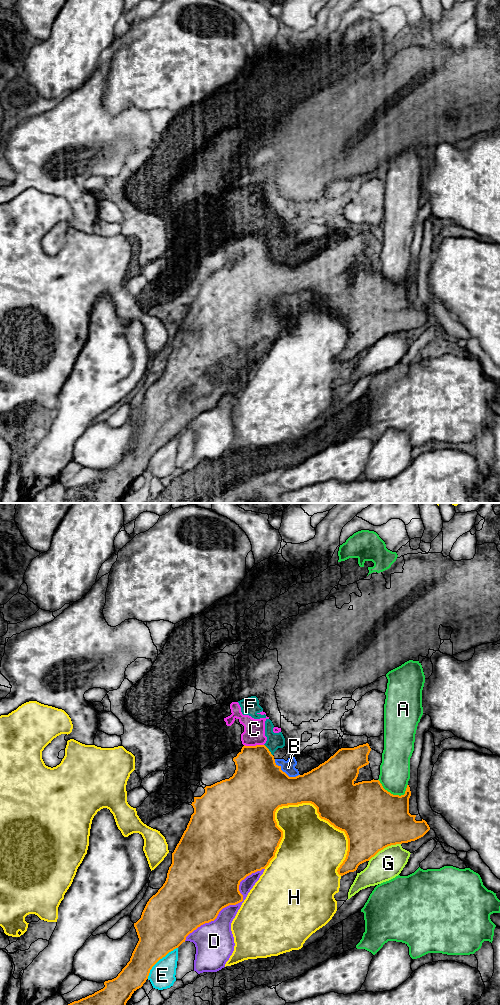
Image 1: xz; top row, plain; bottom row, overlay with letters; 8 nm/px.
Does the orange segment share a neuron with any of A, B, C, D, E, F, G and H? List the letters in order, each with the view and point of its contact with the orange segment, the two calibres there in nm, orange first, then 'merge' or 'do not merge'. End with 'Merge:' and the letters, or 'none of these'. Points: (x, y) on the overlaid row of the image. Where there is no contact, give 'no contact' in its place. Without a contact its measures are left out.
A: contact xz (389, 792); calibres 500 and 240 nm; do not merge
B: contact xz (284, 772); calibres 460 and 100 nm; do not merge
C: contact xz (254, 746); calibres 360 and 180 nm; do not merge
D: contact xz (232, 904); calibres 460 and 190 nm; do not merge
E: contact xz (159, 959); calibres 380 and 200 nm; do not merge
F: contact xz (268, 750); calibres 380 and 130 nm; do not merge
G: contact xz (384, 847); calibres 500 and 240 nm; do not merge
H: contact xz (285, 805); calibres 440 and 340 nm; do not merge
Merge: none of these

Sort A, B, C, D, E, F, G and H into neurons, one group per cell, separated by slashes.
A / B C F / D / E / G / H

